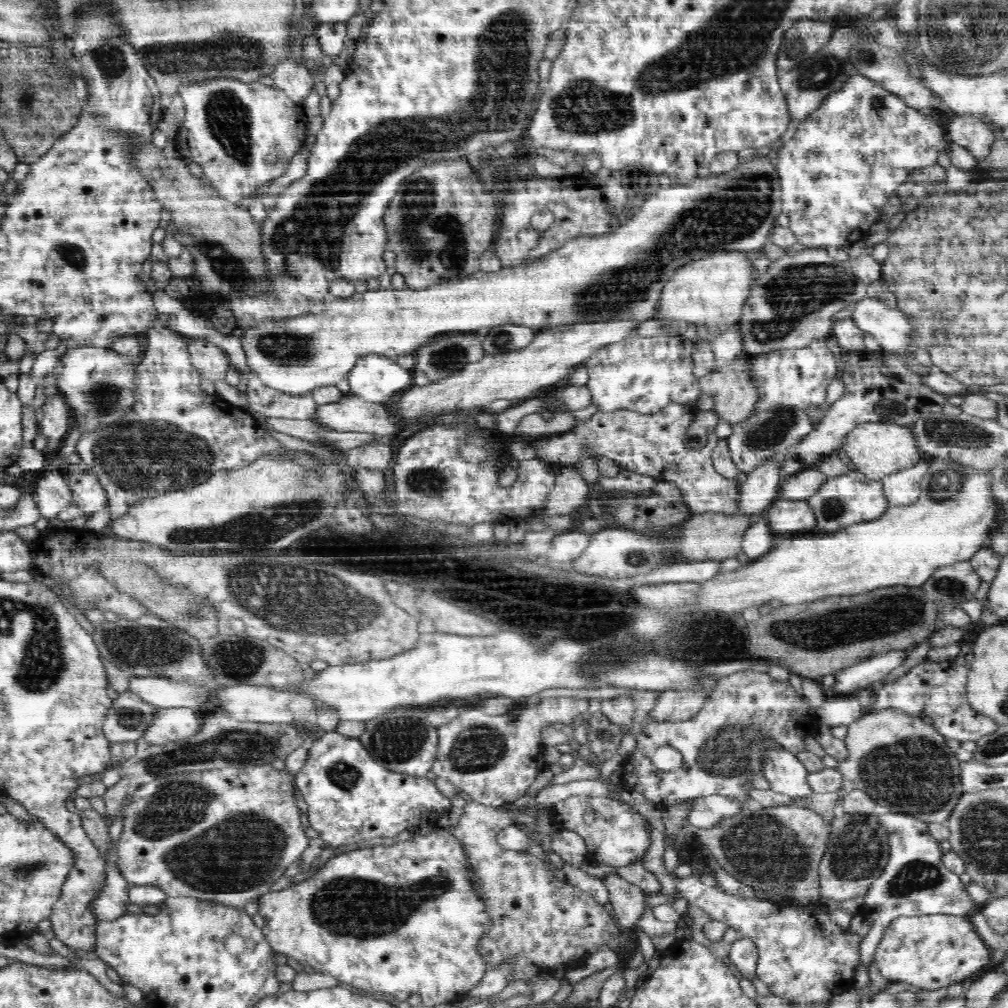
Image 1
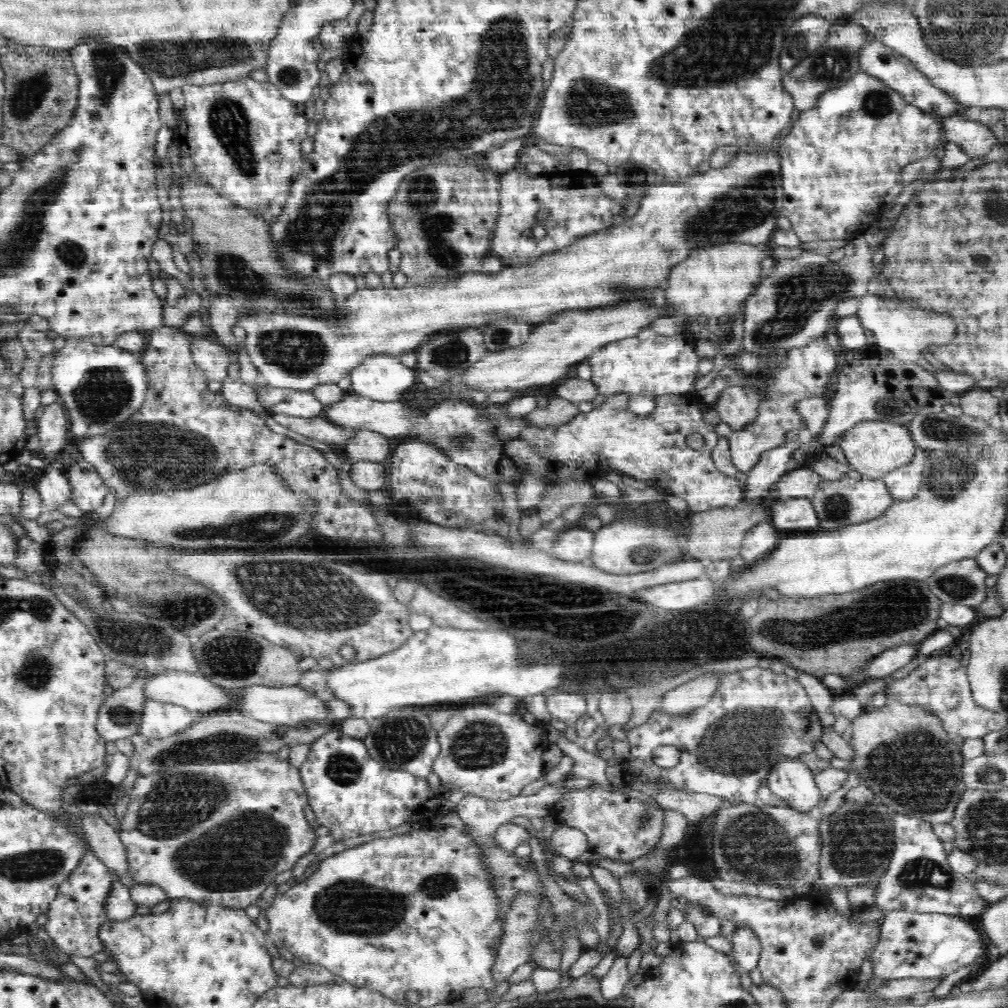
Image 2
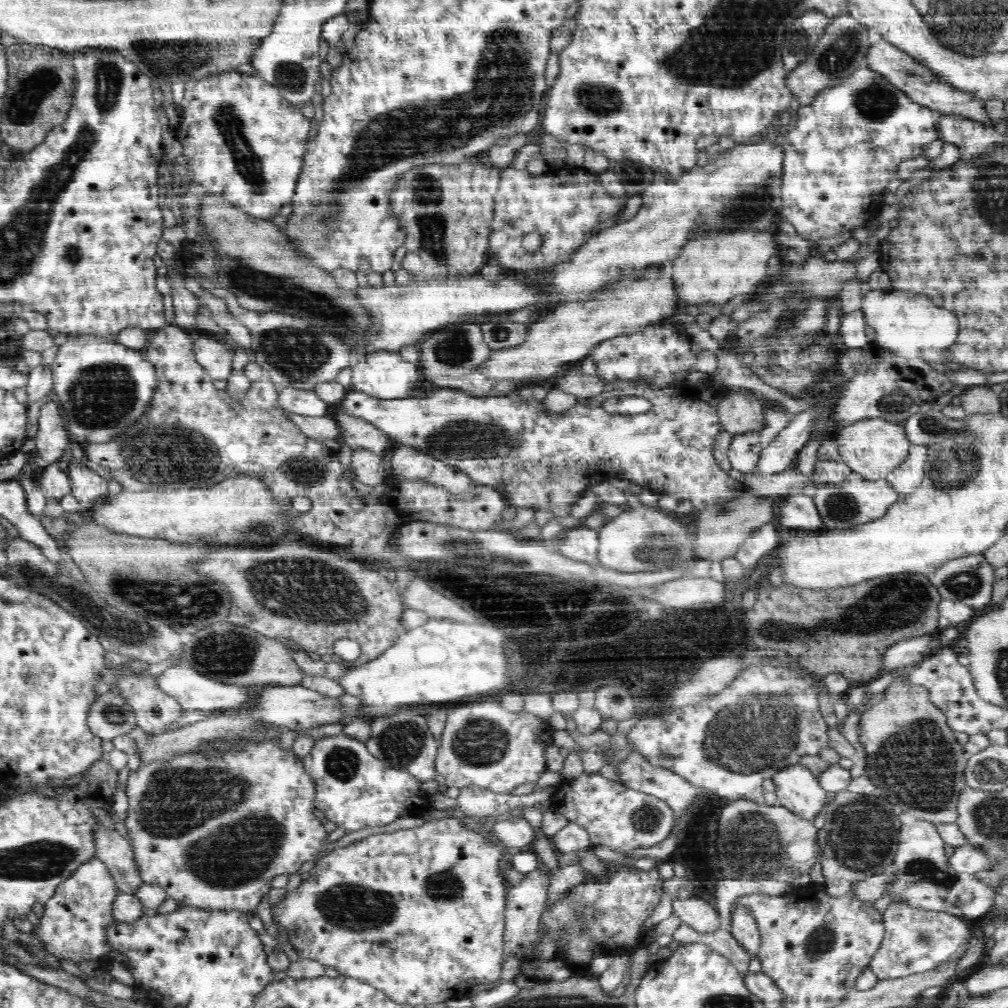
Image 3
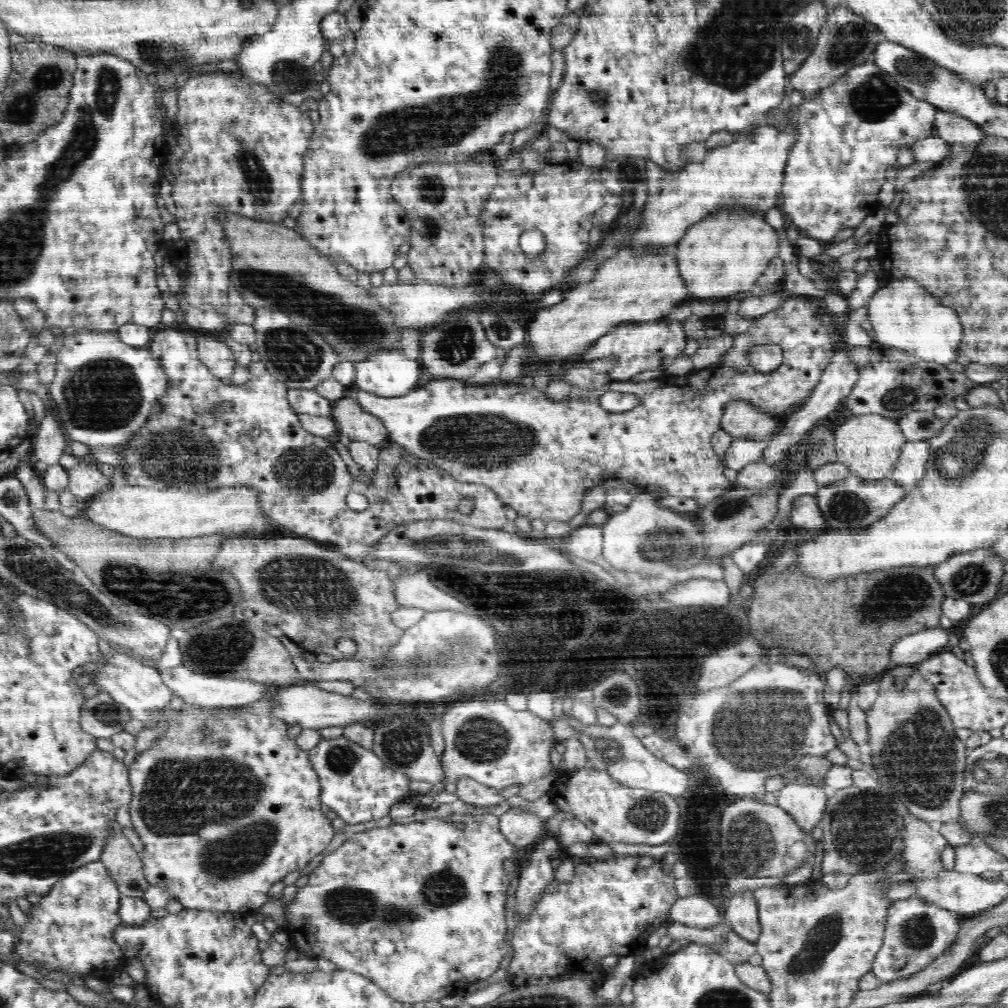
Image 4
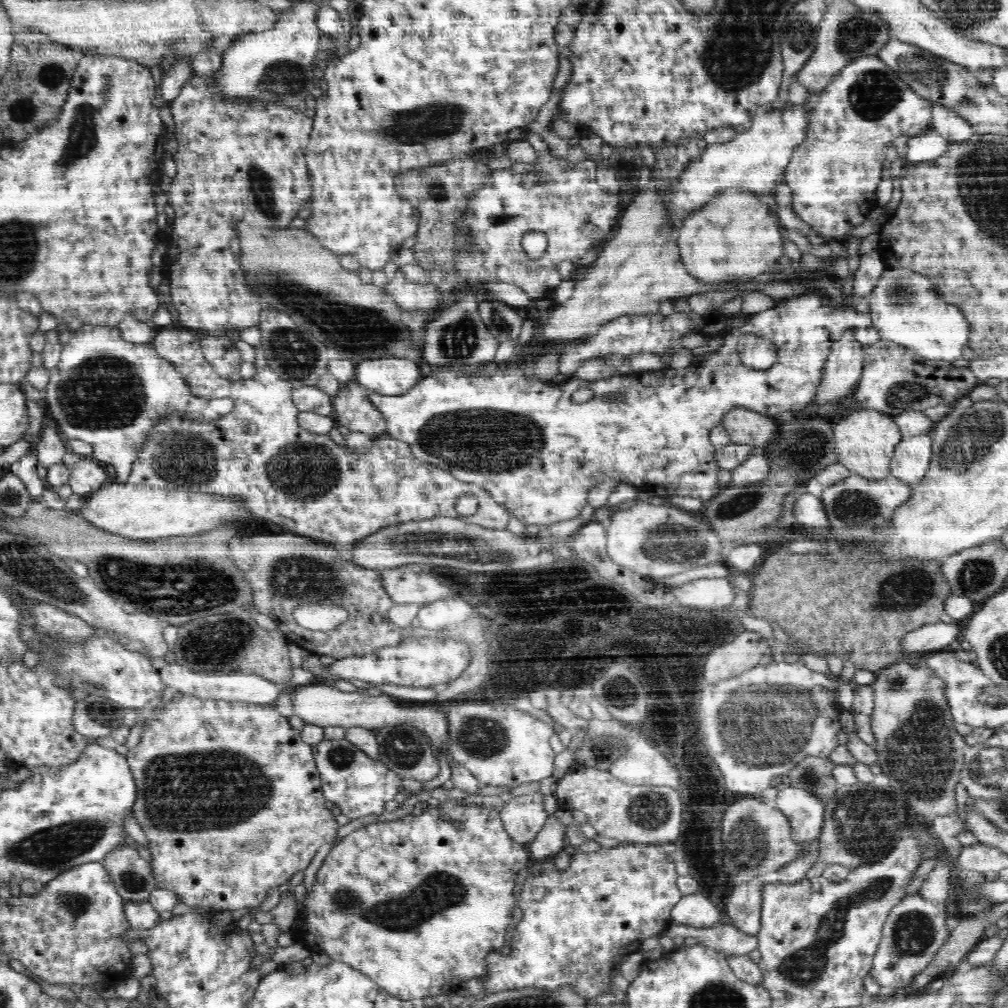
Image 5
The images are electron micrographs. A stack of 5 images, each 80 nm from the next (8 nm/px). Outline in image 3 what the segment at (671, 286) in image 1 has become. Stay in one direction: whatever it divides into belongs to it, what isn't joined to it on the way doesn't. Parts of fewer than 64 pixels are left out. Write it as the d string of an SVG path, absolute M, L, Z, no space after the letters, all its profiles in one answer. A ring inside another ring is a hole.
M726 230L716 236L688 242L680 257L672 263L672 283L676 287L678 304L695 312L700 306L722 307L738 296L755 294L758 282L767 277L766 264L770 256L779 255L775 234L776 230Z

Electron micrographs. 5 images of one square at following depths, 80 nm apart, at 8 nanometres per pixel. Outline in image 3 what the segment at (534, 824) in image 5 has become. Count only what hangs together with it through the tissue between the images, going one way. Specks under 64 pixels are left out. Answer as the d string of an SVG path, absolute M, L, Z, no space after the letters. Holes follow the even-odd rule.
M516 815L502 821L496 821L493 825L493 834L510 851L529 849L534 840L534 830L530 823Z

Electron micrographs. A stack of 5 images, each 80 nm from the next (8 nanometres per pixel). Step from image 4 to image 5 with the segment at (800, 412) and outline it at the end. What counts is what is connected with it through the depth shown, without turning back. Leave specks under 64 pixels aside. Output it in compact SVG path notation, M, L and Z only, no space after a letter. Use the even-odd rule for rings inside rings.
M854 328L847 329L838 342L832 344L832 350L821 374L813 406L820 408L824 404L834 404L837 399L846 397L855 391L860 380L864 345L855 340Z

